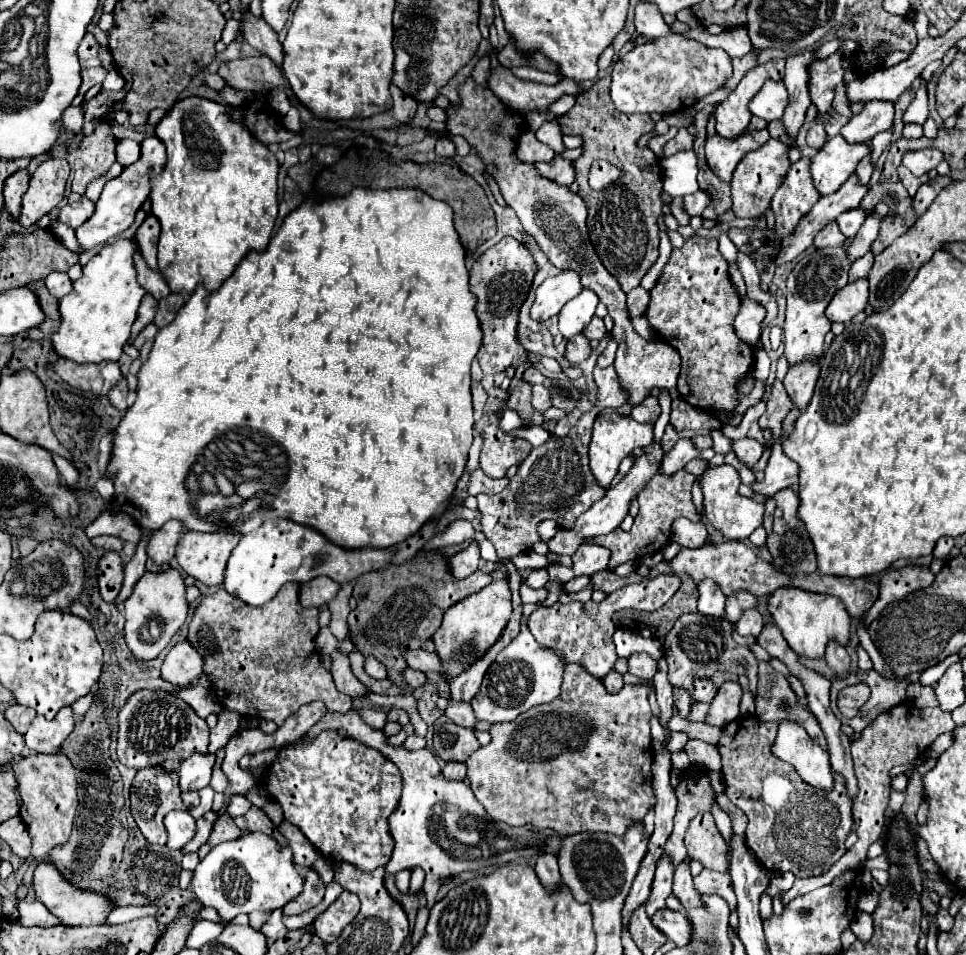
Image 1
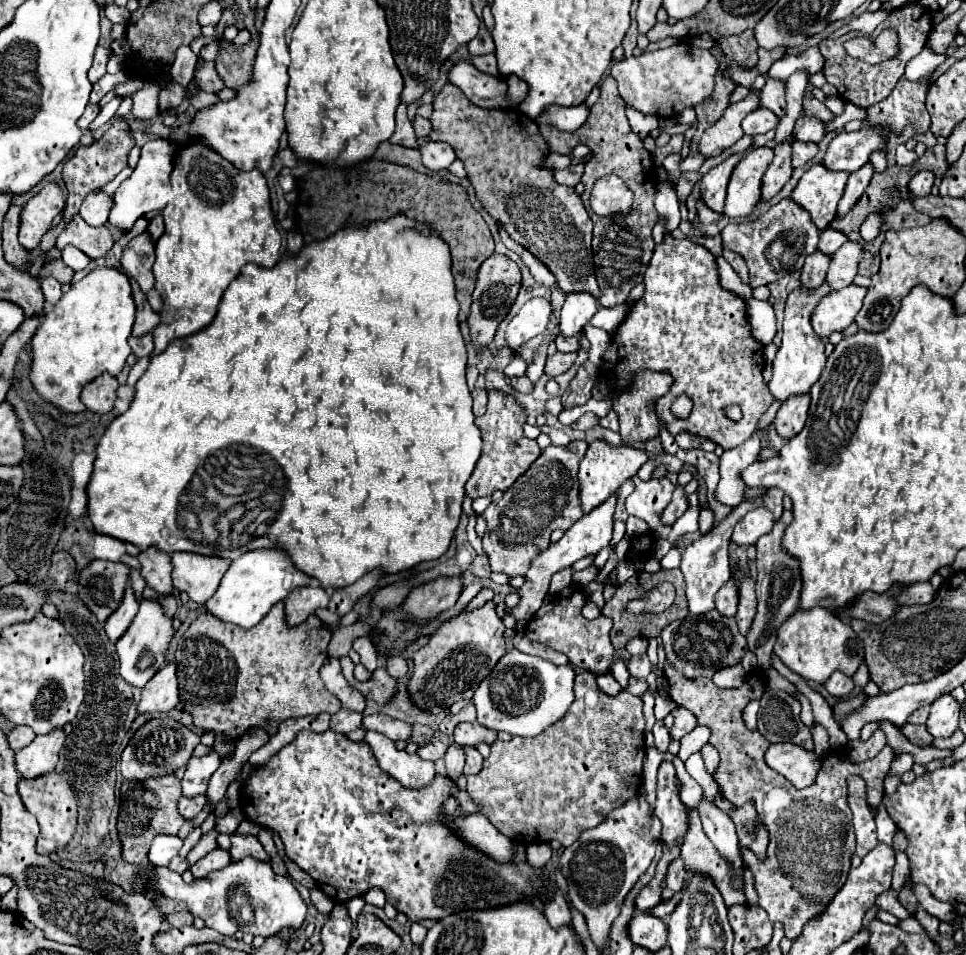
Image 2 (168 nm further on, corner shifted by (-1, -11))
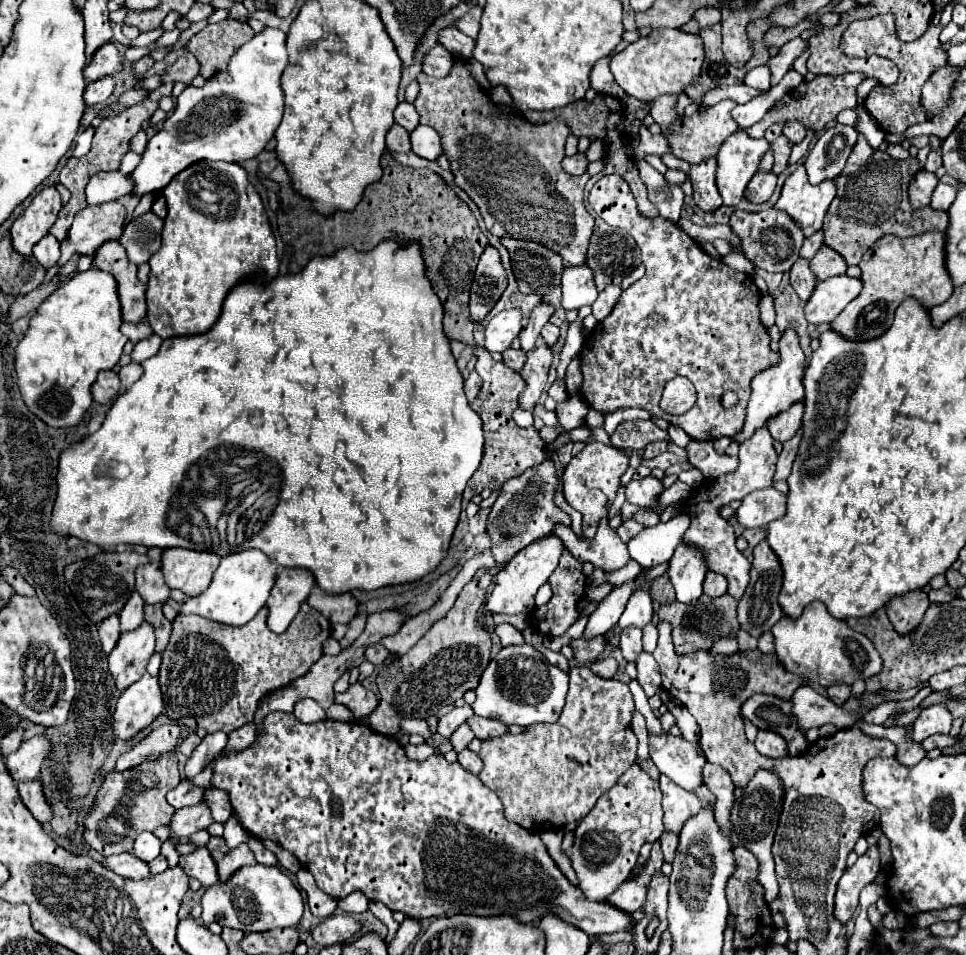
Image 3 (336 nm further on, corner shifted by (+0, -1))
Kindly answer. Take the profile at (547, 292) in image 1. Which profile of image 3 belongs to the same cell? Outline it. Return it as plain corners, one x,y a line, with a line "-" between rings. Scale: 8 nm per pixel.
511,308
493,316
485,330
485,348
489,352
503,352
523,330
523,310

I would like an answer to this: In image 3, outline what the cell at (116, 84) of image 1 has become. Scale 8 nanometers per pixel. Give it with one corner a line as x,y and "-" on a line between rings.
88,126
77,136
75,148
72,153
73,157
81,158
89,152
92,146
93,135
94,128
92,126

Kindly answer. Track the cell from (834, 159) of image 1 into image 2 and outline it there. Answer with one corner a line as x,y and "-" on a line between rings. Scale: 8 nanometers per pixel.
812,164
798,180
792,196
812,218
818,230
826,230
836,216
848,172
830,172
822,164

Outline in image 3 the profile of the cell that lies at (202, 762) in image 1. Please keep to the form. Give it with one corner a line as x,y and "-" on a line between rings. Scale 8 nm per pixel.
213,732
207,734
201,744
193,750
193,754
189,756
187,764
185,764
185,774
187,778
195,778
227,744
227,734
225,732

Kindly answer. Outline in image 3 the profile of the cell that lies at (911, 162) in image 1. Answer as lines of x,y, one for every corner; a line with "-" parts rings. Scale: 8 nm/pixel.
921,170
913,176
911,184
909,184
909,198
913,202
913,206
927,206
931,202
931,194
937,186
937,178
933,172

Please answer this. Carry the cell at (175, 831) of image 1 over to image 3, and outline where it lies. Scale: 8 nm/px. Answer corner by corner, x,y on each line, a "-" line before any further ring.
141,832
135,840
135,848
133,854
137,854
137,858
151,862
153,858
157,858
161,854
161,840
153,834
153,832

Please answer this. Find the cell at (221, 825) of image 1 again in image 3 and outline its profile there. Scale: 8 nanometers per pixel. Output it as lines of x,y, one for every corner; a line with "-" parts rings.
205,846
203,848
197,848
193,854
181,856
179,862
181,862
181,866
185,866
187,876
197,878
203,886
211,886
213,882
219,880
217,864
215,864
211,852

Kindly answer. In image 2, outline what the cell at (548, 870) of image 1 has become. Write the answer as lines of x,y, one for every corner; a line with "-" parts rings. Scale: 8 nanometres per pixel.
558,888
554,892
554,898
548,904
544,904
544,916
552,928
570,926
570,910
568,910
568,904

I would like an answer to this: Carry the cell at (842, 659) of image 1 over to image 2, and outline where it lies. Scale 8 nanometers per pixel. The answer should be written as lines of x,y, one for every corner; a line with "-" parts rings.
834,672
834,674
828,678
828,682
826,682
824,686
826,686
826,690
828,690
832,696
842,698
842,696
848,696
848,694
852,692
854,682
852,682
852,678
844,676
842,672

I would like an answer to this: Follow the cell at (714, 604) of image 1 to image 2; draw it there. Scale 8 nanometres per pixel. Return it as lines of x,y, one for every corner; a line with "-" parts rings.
762,496
758,500
750,500
750,502
742,502
738,508
734,508
730,512
728,518
724,518
722,522
718,522
718,526
714,526
708,534
704,534
702,538
698,538
696,542
692,542
690,546
686,546
682,550
682,574
686,580
686,600
688,600
688,610
690,614
698,616
702,612
708,612
714,608
714,596
716,592
722,588
722,584
726,584
726,580
732,578
730,574
730,562
728,562
728,544
730,544
730,534
734,524
752,508
762,506

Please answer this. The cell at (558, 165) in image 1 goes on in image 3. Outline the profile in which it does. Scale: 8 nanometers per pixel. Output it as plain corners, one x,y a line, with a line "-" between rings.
577,152
575,156
571,156
571,158
563,158
563,170
567,172
567,174
573,174
573,176
581,176
581,174
585,174
585,170
587,170
587,158
585,158
585,154
581,154
581,152

